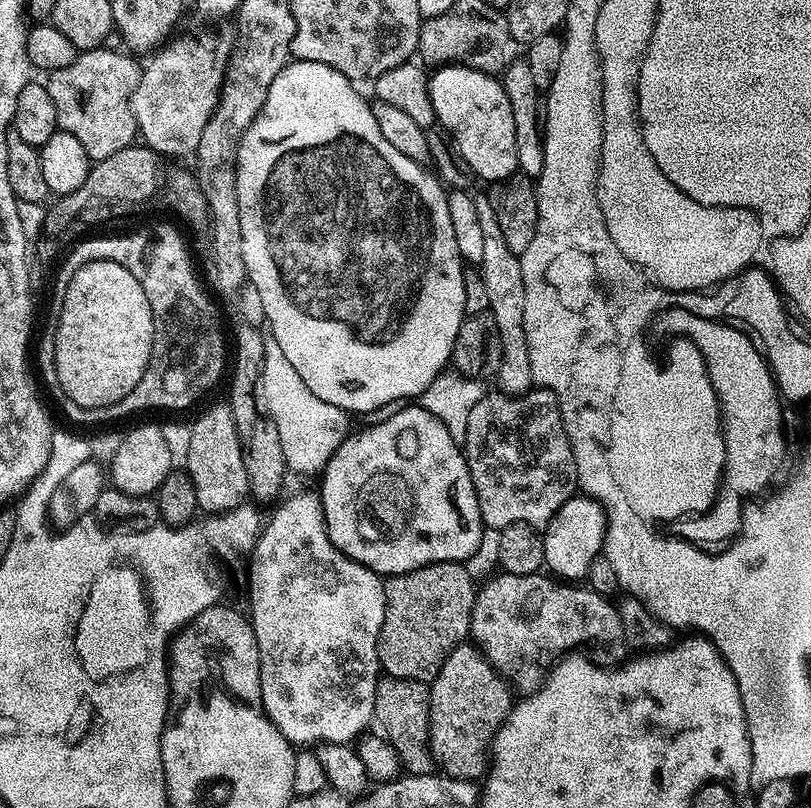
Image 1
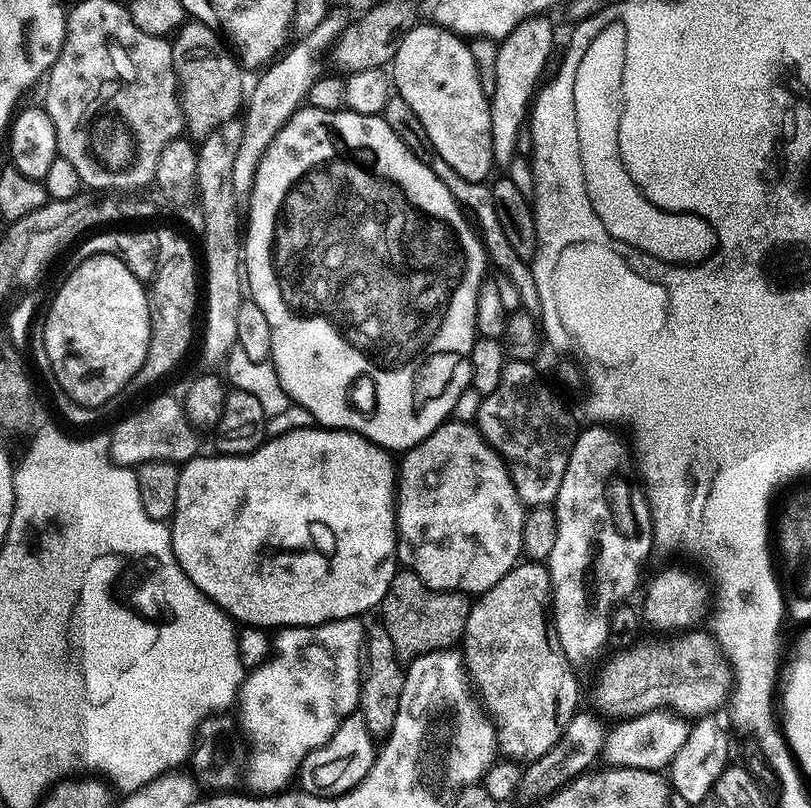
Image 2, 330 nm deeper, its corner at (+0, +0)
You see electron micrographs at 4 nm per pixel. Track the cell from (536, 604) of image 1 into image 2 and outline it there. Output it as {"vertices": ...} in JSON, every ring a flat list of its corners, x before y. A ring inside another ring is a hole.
{"vertices":[[684,630,679,634,660,634,657,640,644,640,641,639,639,642,629,643,627,646,621,647,624,648,621,652,616,652,604,665,600,668,600,673,596,676,596,685,592,688,592,704,591,707,595,709,601,717,609,718,612,722,619,722,623,720,630,720,634,716,646,715,651,712,659,712,661,710,671,710,679,717,683,718,699,718,702,716,707,716,709,714,715,713,717,710,716,707,720,703,727,701,730,696,731,688,733,687,734,681,732,679,731,669,728,667,728,660,724,657,724,653,721,652,720,648,715,642,715,639,707,631,696,632,700,630]]}

